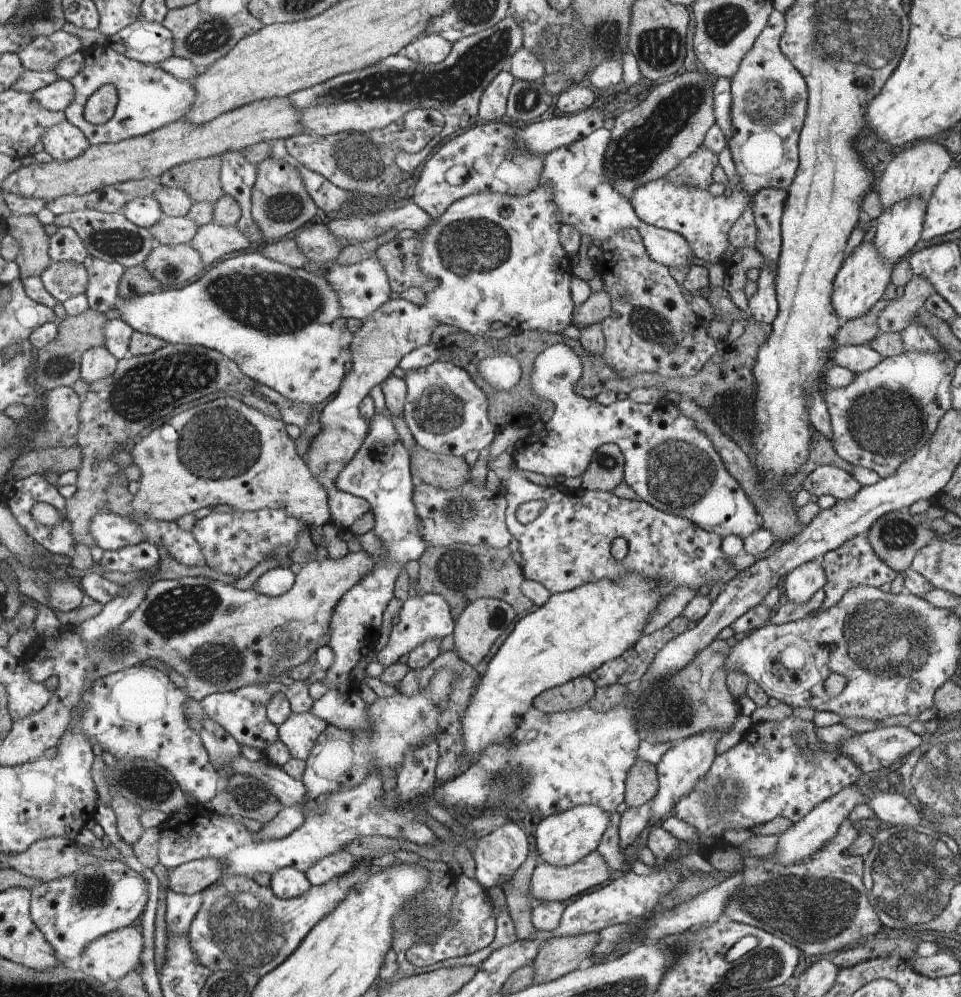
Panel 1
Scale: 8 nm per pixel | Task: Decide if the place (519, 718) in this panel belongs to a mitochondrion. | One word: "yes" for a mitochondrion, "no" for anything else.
no

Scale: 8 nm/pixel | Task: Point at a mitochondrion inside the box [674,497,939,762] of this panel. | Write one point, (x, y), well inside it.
(895, 534)

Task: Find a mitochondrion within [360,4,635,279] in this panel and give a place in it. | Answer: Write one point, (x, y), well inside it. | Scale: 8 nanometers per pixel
(558, 39)

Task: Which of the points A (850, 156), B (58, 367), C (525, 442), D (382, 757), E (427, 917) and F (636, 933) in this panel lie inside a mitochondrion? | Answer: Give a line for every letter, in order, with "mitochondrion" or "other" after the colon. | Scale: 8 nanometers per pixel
A: other
B: mitochondrion
C: other
D: mitochondrion
E: mitochondrion
F: other

